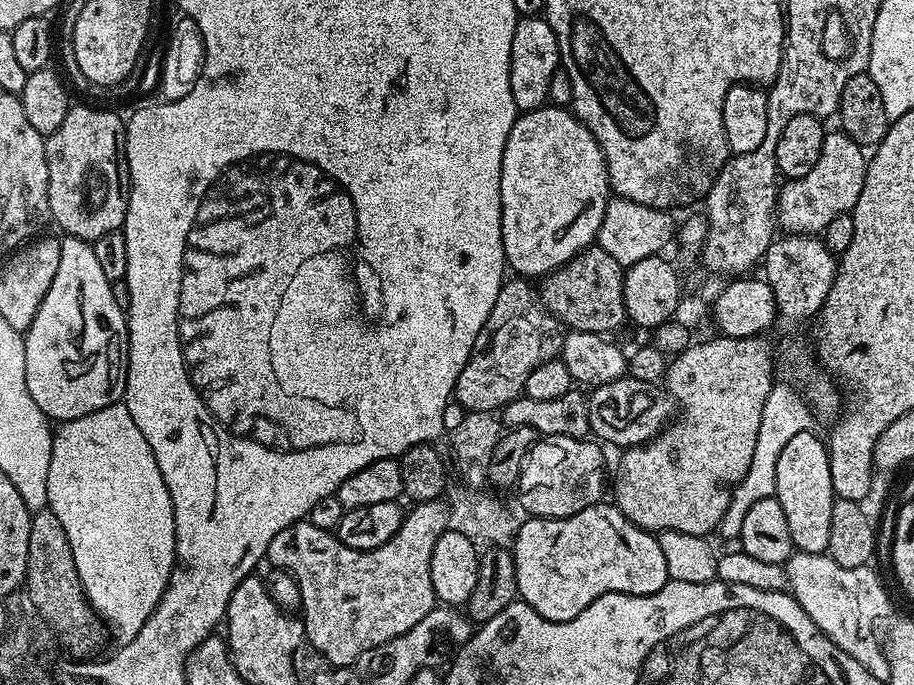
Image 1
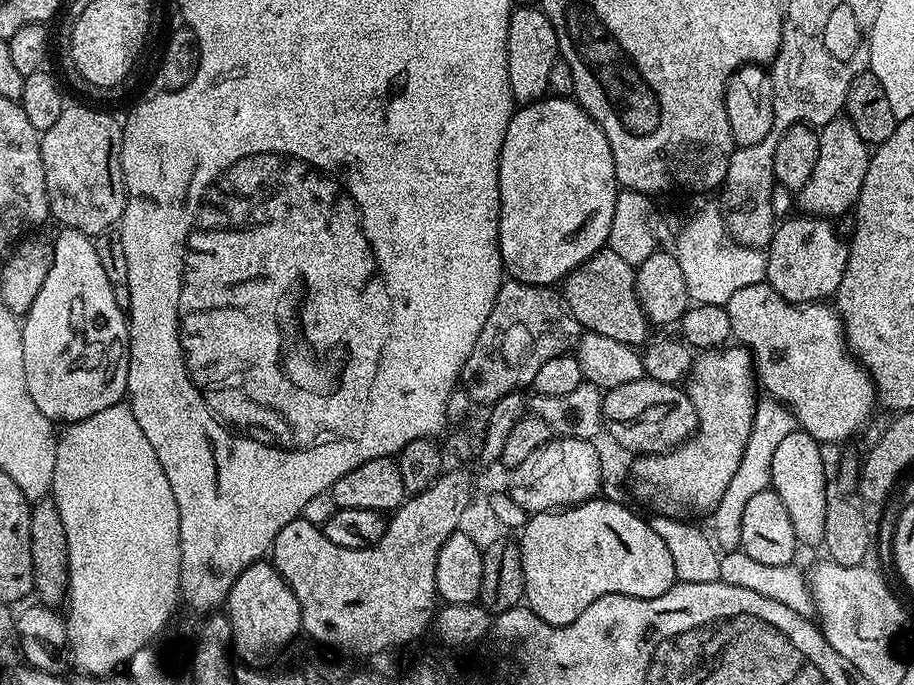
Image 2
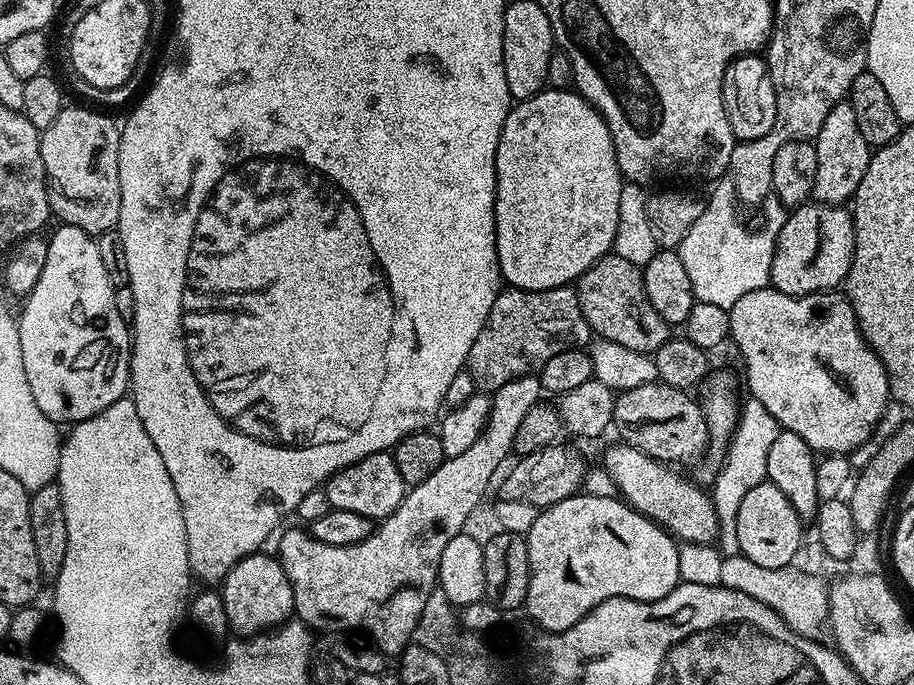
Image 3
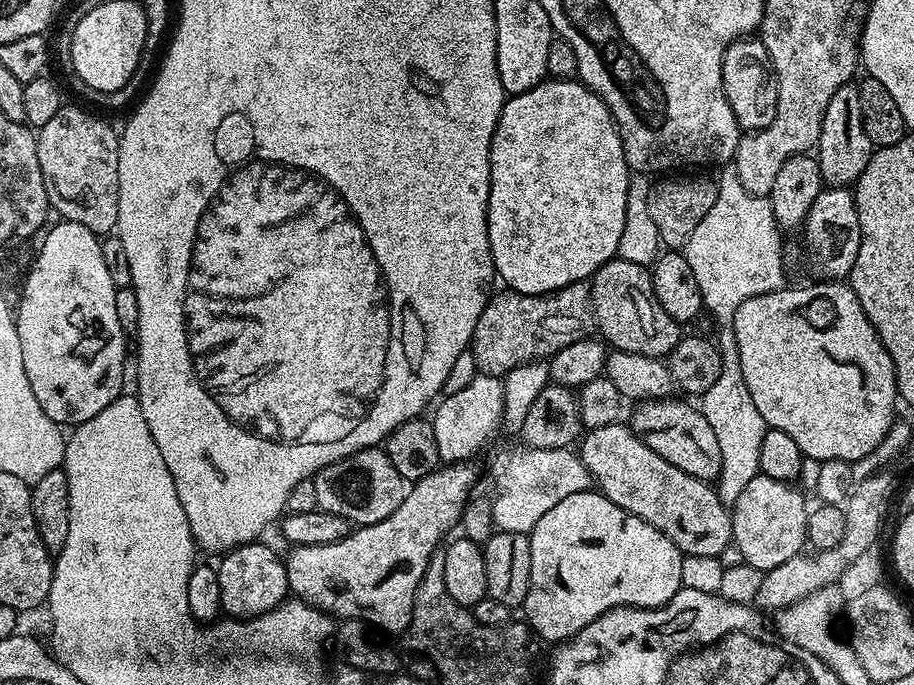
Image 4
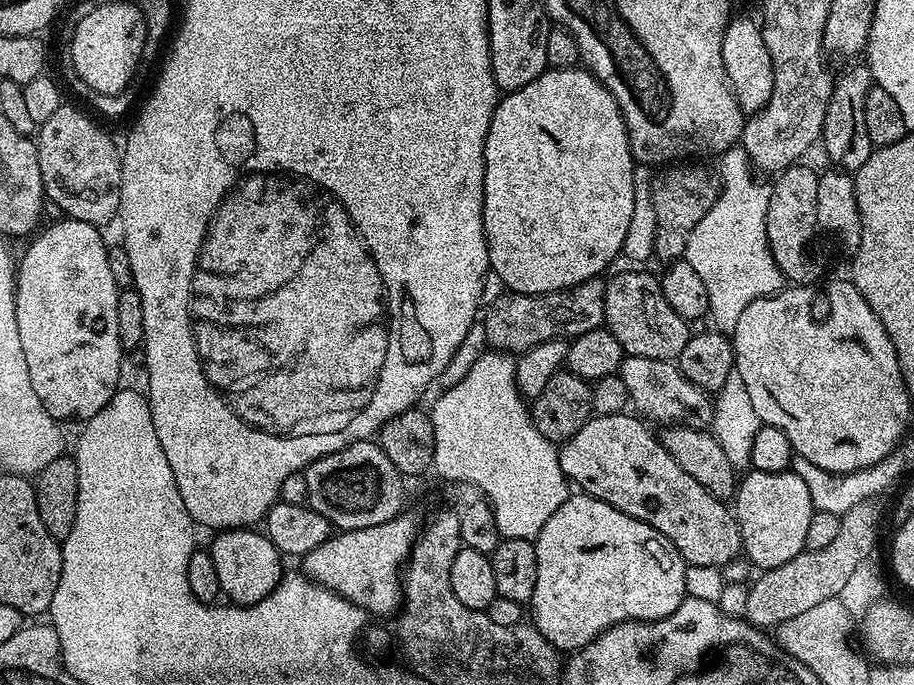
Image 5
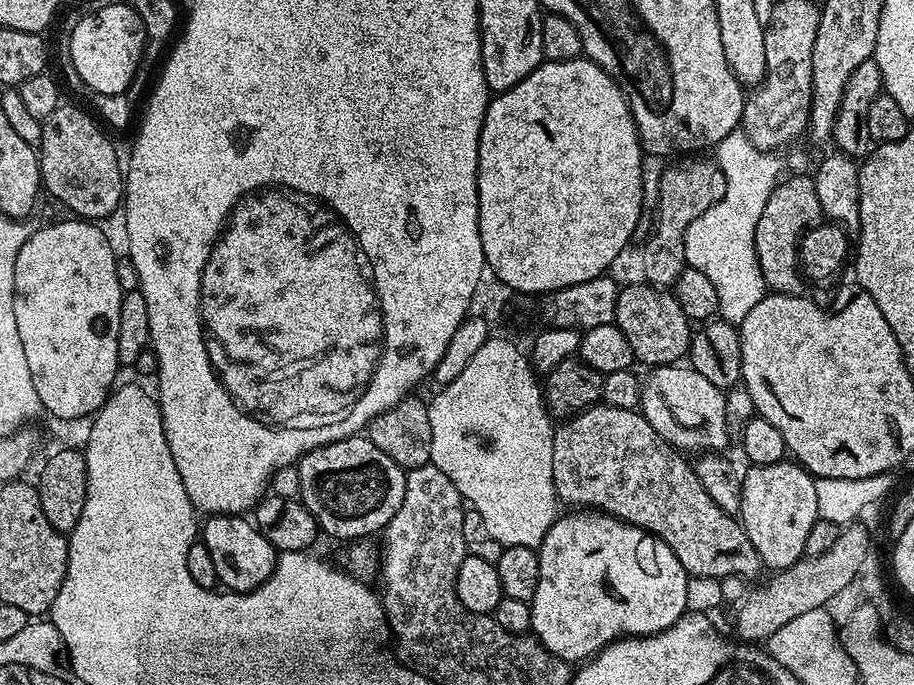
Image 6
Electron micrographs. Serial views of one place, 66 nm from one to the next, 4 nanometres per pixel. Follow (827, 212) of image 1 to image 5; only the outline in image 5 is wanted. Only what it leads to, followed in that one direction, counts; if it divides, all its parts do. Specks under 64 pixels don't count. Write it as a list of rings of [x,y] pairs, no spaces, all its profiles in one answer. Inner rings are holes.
[[[856,62],[853,68],[848,68],[844,73],[835,77],[830,102],[826,106],[822,145],[824,152],[833,160],[837,169],[849,174],[855,173],[862,167],[866,158],[874,151],[870,142],[870,134],[866,134],[866,94],[874,87],[871,70],[867,63]]]

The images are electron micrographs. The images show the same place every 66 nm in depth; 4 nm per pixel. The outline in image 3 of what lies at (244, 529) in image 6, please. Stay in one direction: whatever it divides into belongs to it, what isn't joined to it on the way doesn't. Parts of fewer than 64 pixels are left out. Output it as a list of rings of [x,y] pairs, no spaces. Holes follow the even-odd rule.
[[[261,550],[242,558],[222,581],[226,618],[233,633],[255,634],[261,630],[271,630],[293,615],[296,603],[290,578],[279,559],[275,555],[267,556],[266,553]]]

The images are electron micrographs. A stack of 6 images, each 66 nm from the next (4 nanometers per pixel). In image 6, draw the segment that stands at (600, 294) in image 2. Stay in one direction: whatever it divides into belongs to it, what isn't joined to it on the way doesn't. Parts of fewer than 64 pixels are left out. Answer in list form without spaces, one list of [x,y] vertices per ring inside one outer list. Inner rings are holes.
[[[647,282],[621,287],[618,294],[615,324],[626,334],[626,340],[632,347],[632,355],[647,366],[661,364],[680,364],[687,357],[688,349],[692,347],[694,335],[693,325],[687,314],[677,302],[675,295],[665,294],[659,287],[653,287]]]

